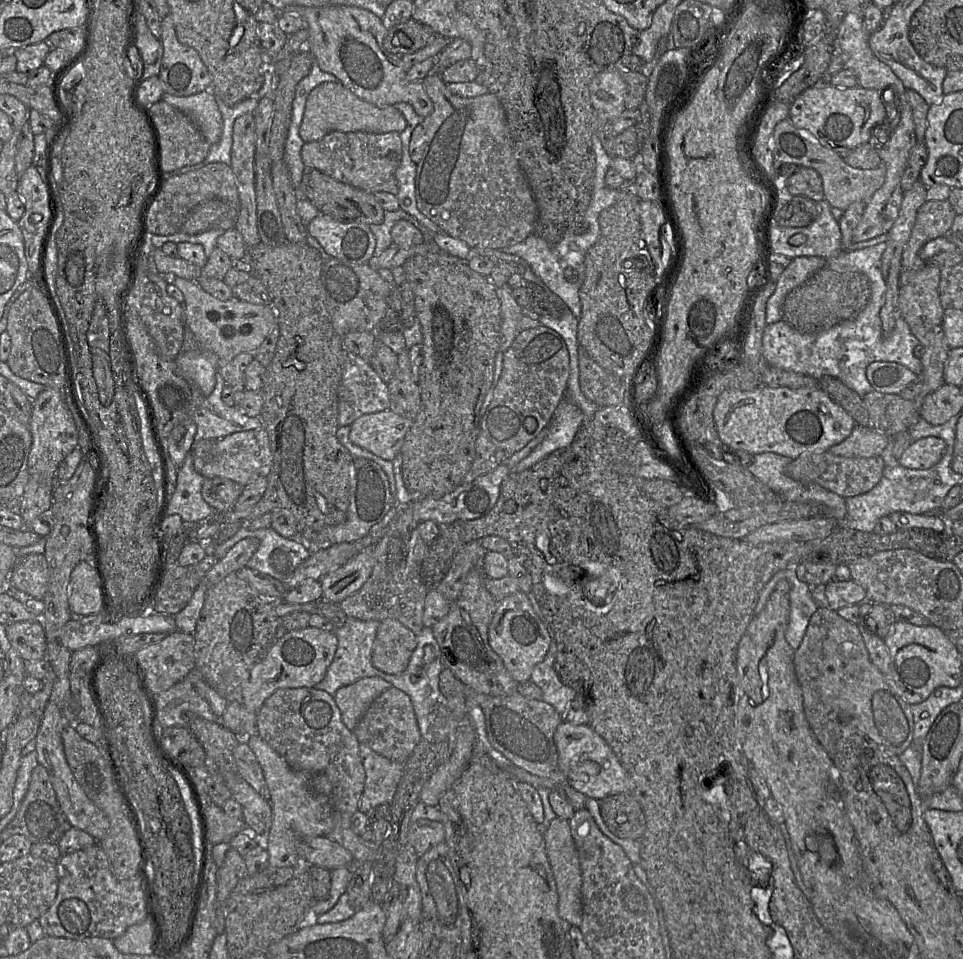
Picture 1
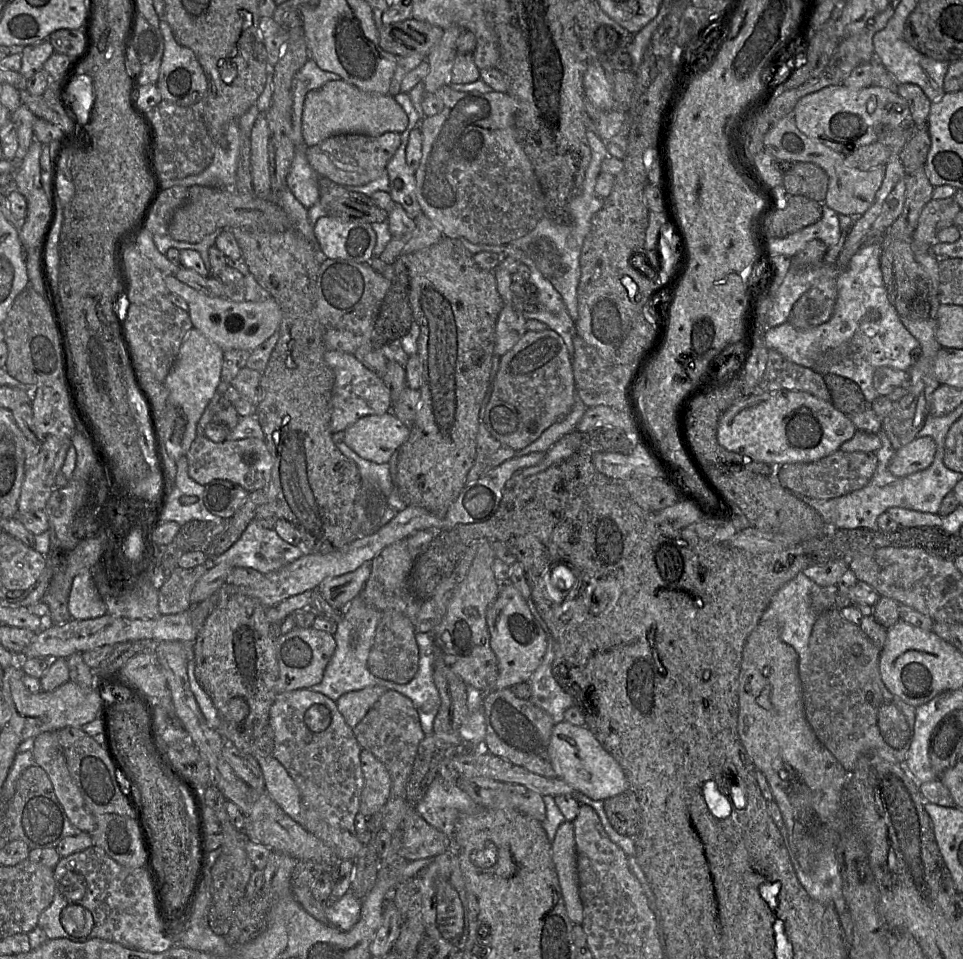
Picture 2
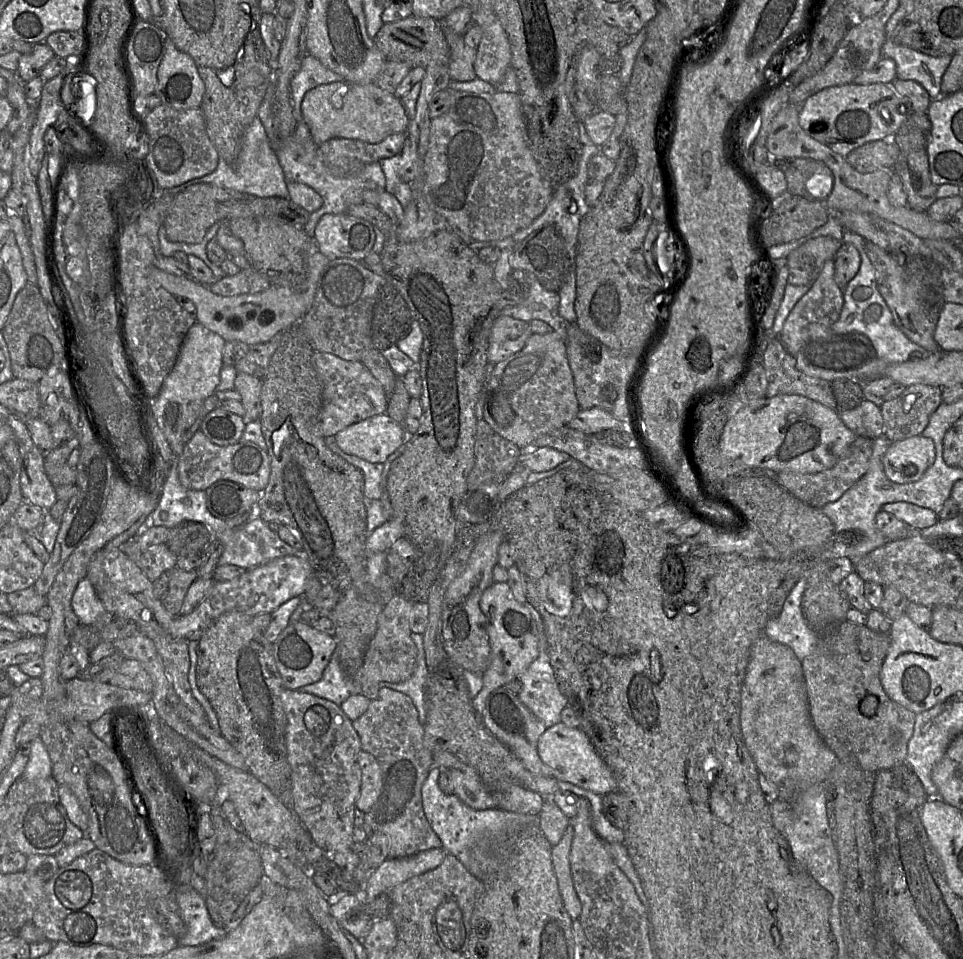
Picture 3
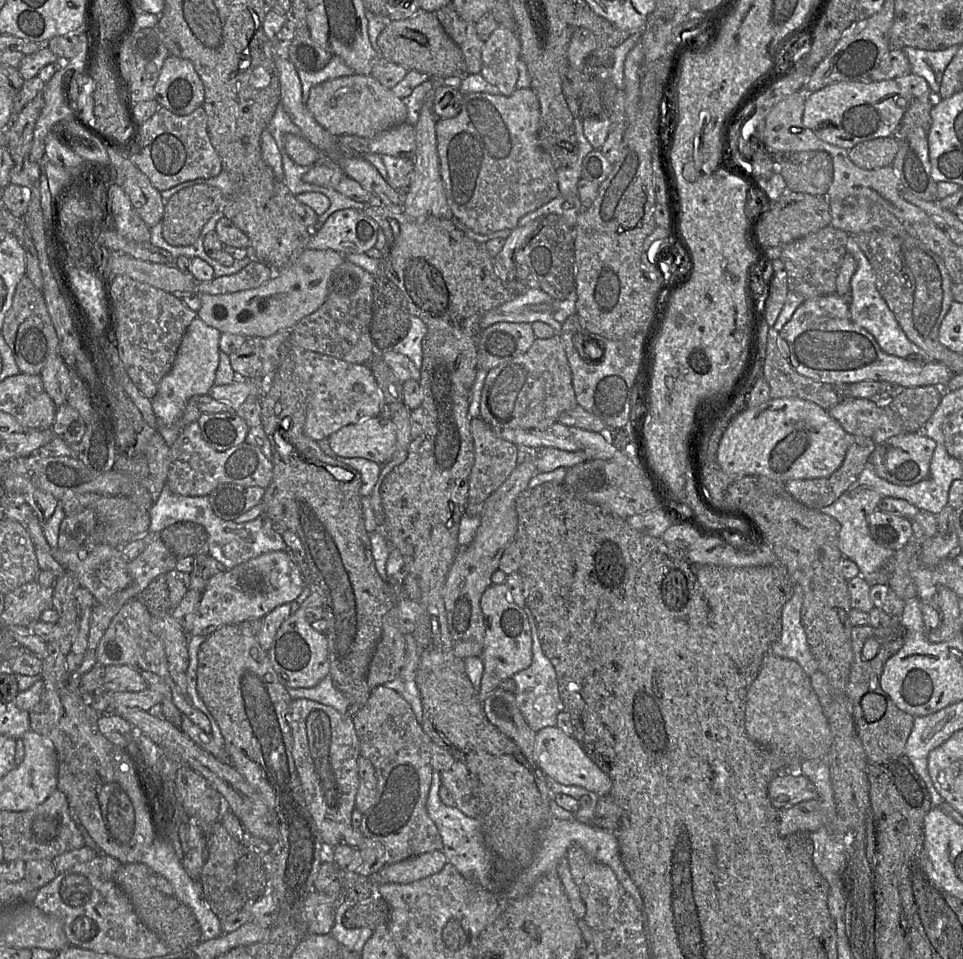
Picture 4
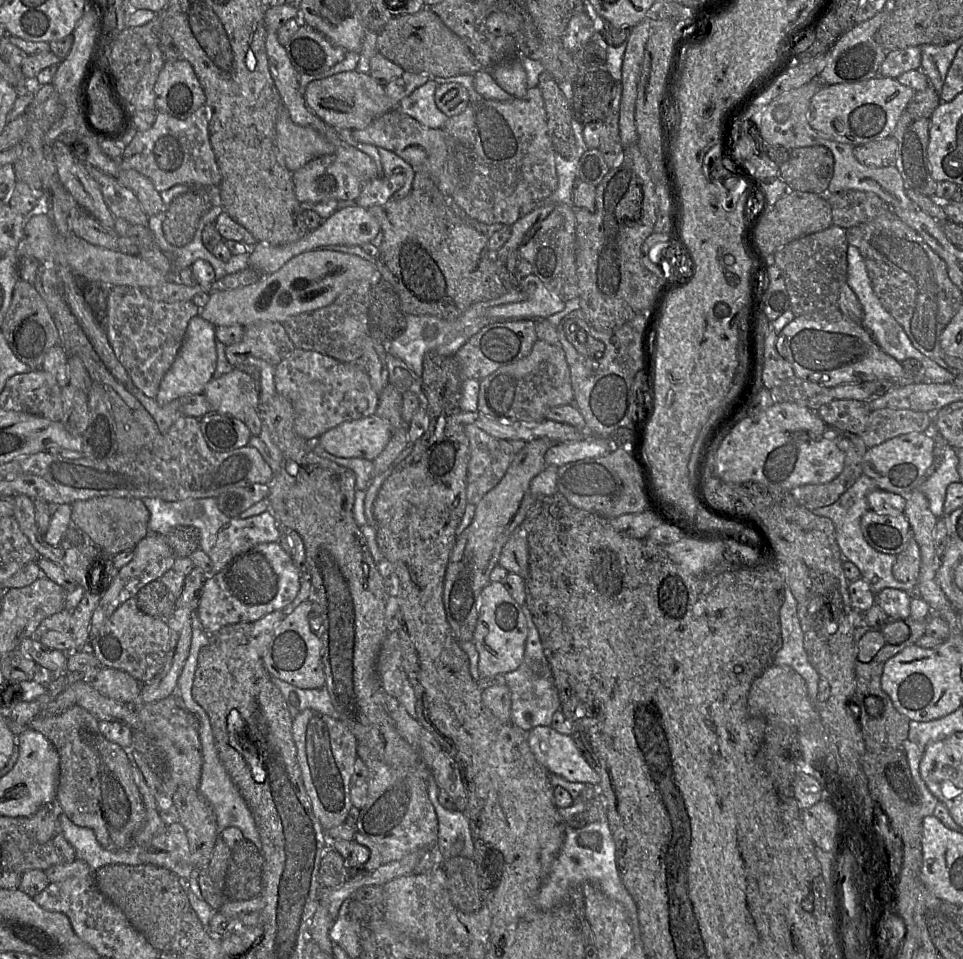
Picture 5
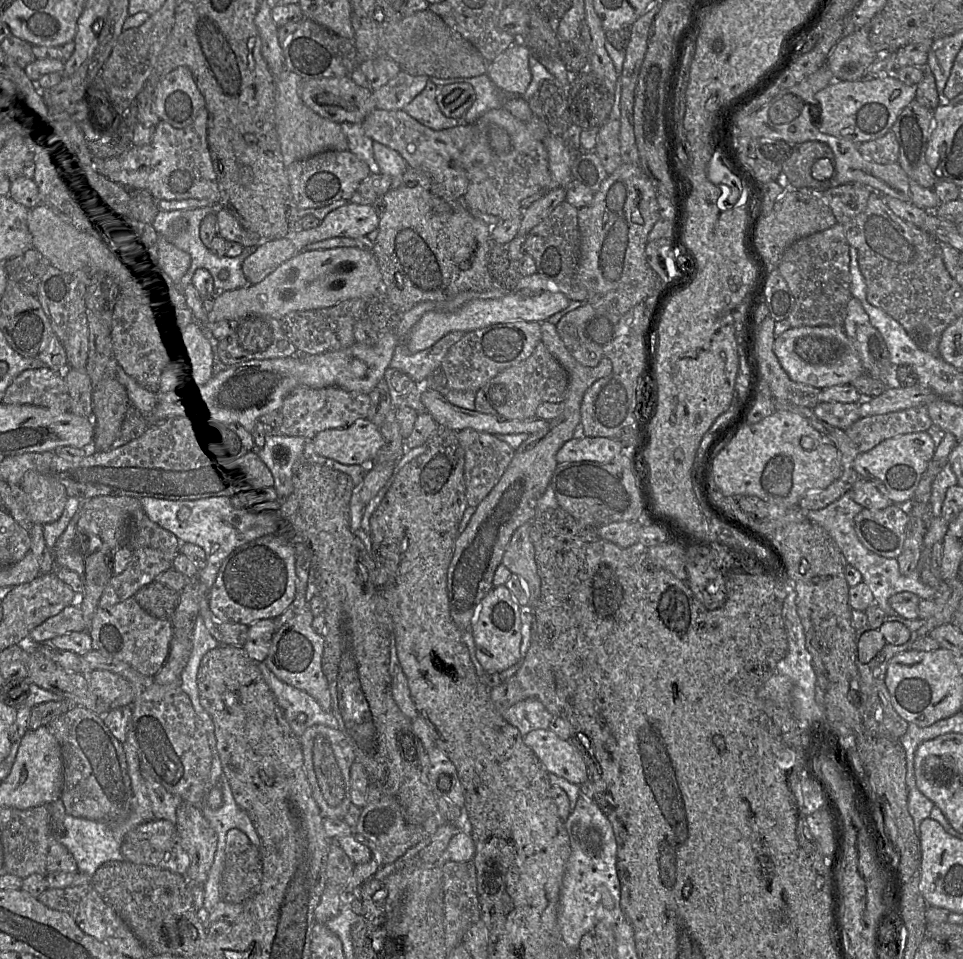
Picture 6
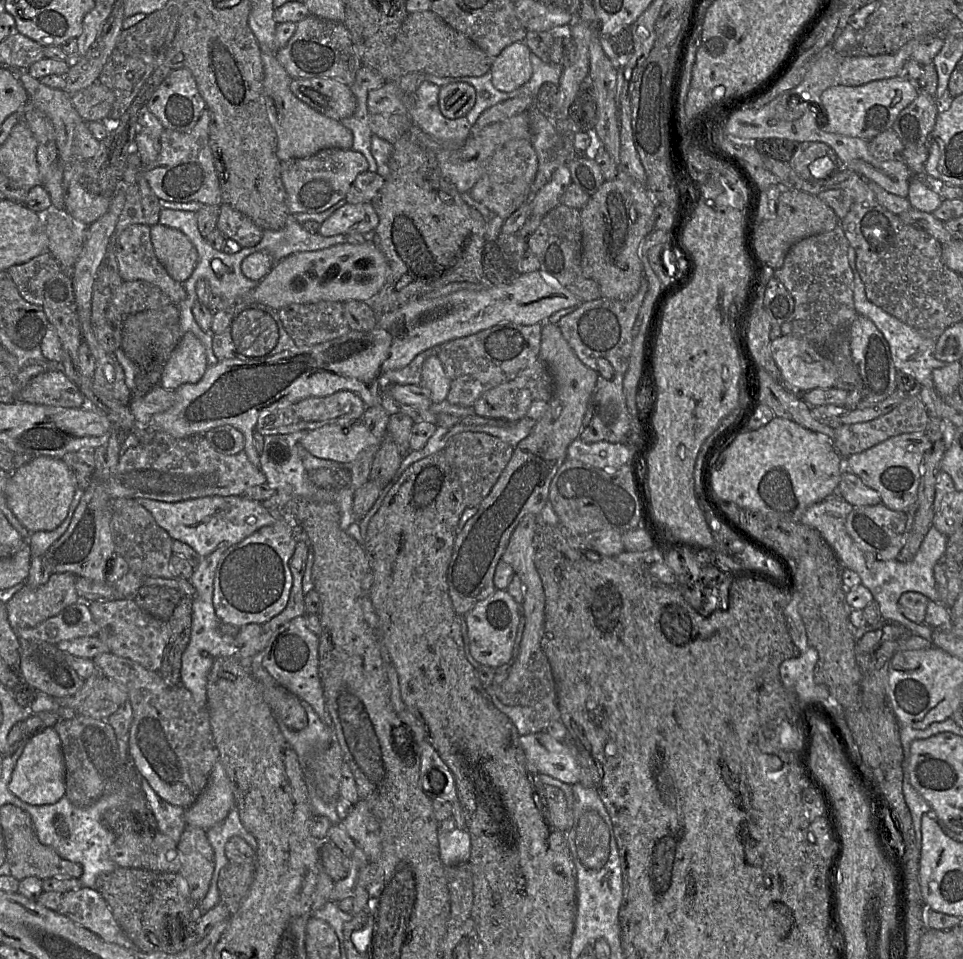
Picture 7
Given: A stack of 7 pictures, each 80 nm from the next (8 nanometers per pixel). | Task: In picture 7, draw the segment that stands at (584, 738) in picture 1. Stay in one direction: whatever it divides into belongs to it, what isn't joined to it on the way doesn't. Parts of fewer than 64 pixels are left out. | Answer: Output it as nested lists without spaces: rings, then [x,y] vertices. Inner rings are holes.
[[[547,732],[522,735],[519,741],[531,771],[569,785],[580,781],[578,763],[564,741],[554,739]]]

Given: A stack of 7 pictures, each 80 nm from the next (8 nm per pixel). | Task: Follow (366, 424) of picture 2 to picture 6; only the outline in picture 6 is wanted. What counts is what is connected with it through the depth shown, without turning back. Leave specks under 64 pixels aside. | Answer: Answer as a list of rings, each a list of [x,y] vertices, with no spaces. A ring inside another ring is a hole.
[[[359,419],[345,428],[326,429],[311,440],[314,451],[343,464],[372,463],[383,446],[383,435],[368,419]]]

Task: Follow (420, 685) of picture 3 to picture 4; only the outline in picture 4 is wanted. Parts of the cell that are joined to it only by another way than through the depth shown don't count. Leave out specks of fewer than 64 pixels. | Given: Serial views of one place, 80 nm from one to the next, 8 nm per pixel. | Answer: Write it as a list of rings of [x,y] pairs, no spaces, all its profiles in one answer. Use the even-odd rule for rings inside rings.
[[[411,633],[404,634],[406,641],[405,659],[399,675],[383,685],[398,692],[411,706],[415,717],[421,725],[423,709],[420,692],[415,678],[419,663],[418,647]]]

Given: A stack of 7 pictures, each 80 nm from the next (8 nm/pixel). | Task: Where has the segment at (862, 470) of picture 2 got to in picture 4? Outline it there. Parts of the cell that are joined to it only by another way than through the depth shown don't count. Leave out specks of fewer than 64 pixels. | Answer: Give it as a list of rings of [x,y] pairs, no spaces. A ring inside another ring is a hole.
[[[852,436],[852,444],[841,466],[833,474],[824,478],[788,480],[784,483],[786,493],[812,509],[832,504],[856,481],[874,447],[871,438]]]

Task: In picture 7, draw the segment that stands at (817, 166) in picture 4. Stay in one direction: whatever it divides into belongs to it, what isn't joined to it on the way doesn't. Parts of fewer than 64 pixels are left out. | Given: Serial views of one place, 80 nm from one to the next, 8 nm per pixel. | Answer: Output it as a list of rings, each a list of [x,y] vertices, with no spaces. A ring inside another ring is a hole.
[[[802,142],[789,160],[792,170],[806,181],[814,180],[809,165],[816,159],[827,157],[833,163],[833,173],[838,171],[838,159],[830,146],[823,142]]]

